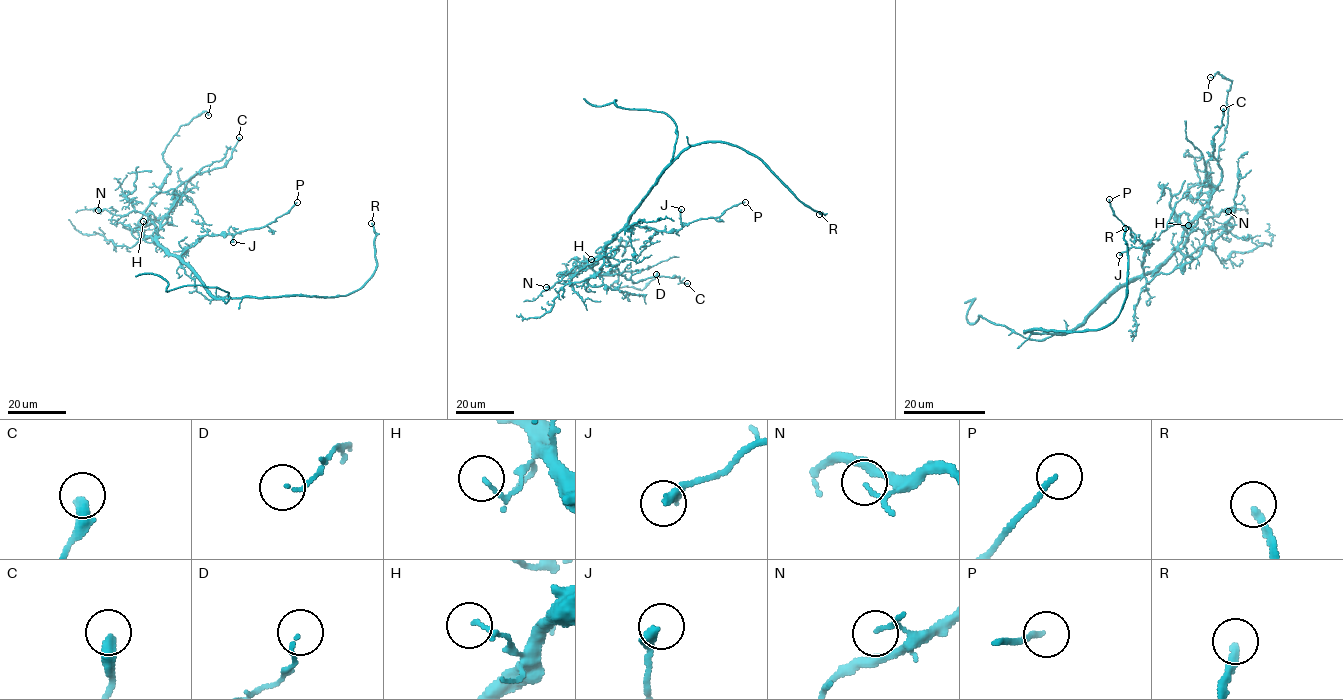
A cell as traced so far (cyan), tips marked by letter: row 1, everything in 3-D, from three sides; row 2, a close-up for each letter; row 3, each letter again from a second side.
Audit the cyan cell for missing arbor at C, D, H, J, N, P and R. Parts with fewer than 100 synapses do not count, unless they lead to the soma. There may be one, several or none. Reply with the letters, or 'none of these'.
R

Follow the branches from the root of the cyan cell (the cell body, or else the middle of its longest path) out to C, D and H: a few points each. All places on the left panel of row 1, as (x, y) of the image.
C: (202, 284), (180, 259), (159, 243), (156, 232), (185, 185), (197, 174), (222, 168), (230, 157), (239, 137)
D: (202, 284), (159, 243), (144, 210), (170, 174), (167, 144), (181, 126), (208, 115)
H: (202, 284), (180, 259), (159, 243), (155, 224), (149, 218), (143, 221)

